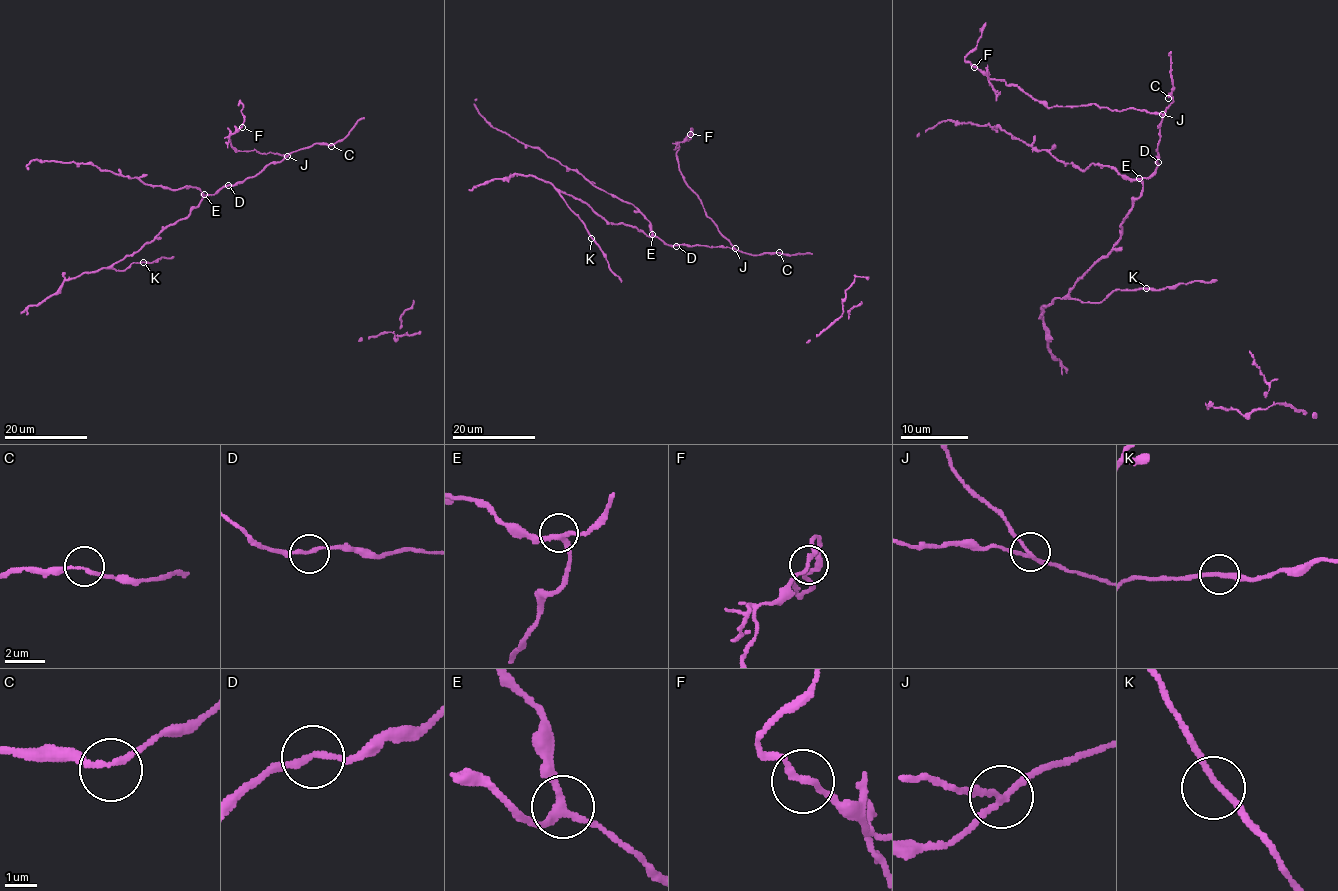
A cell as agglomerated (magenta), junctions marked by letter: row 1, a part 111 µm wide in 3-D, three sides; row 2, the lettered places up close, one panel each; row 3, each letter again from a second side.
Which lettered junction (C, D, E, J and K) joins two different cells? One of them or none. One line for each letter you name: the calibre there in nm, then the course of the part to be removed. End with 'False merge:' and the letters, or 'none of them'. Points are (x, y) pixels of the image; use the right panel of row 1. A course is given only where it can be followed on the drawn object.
J: 170 nm thick; foreign part runs (1161, 115), (1134, 108), (1044, 106), (1017, 86), (989, 79), (964, 58), (979, 31)
False merge: J

